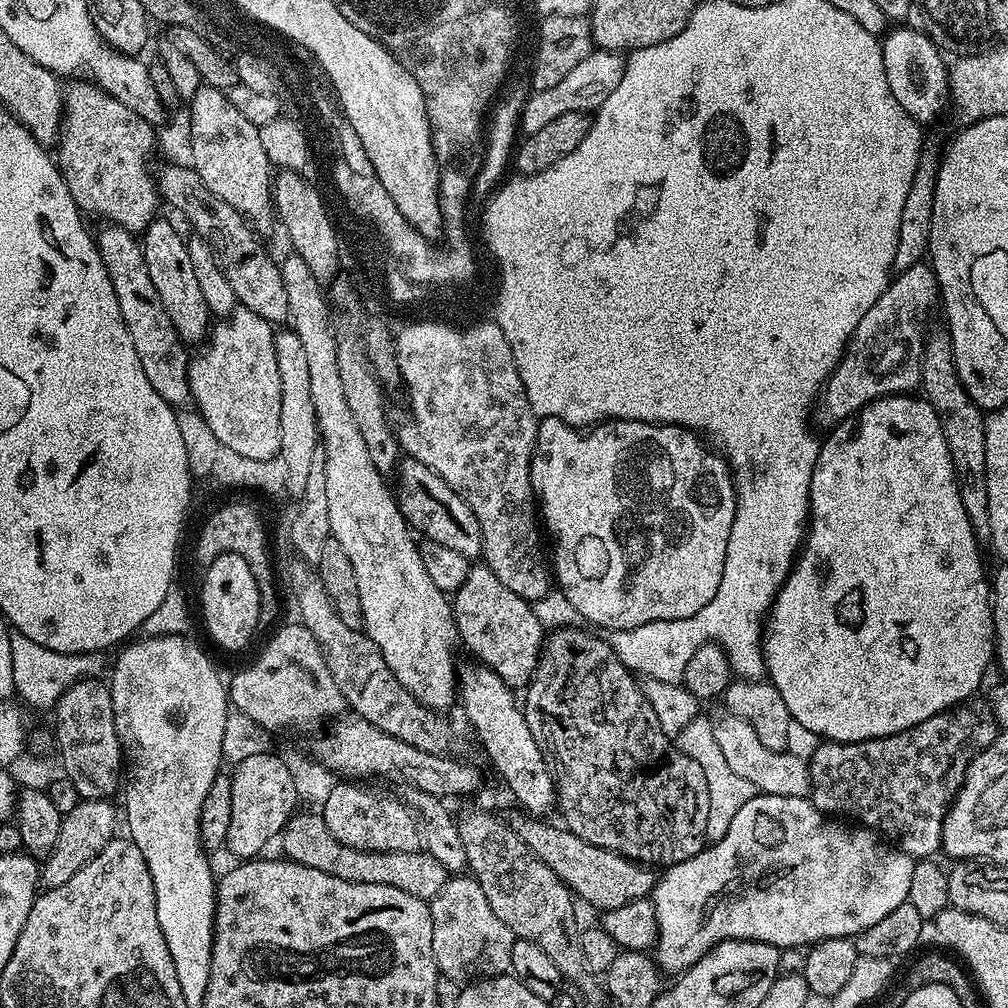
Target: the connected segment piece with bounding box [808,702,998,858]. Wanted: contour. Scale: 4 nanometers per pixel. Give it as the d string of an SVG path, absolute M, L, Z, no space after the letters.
M972 703L939 712L926 718L926 722L918 722L898 734L858 742L824 740L808 760L812 805L829 818L847 818L857 825L871 828L885 841L914 858L935 857L935 852L941 851L944 816L962 786L968 763L994 742L998 731L991 707L984 705L983 708Z

